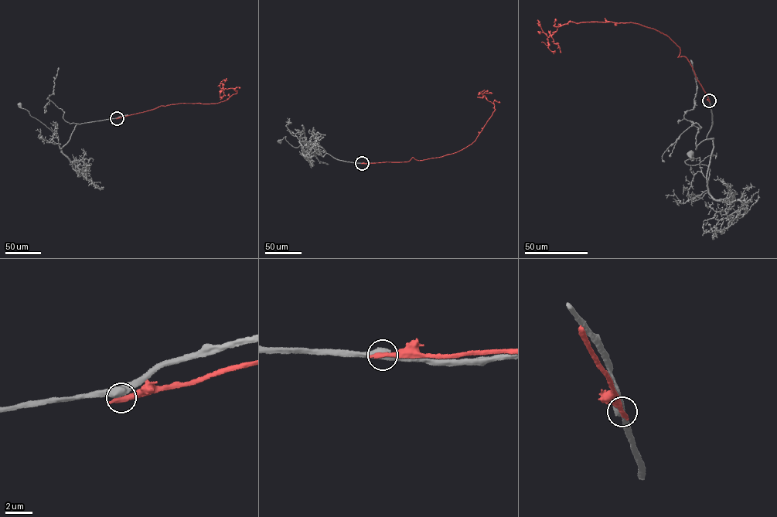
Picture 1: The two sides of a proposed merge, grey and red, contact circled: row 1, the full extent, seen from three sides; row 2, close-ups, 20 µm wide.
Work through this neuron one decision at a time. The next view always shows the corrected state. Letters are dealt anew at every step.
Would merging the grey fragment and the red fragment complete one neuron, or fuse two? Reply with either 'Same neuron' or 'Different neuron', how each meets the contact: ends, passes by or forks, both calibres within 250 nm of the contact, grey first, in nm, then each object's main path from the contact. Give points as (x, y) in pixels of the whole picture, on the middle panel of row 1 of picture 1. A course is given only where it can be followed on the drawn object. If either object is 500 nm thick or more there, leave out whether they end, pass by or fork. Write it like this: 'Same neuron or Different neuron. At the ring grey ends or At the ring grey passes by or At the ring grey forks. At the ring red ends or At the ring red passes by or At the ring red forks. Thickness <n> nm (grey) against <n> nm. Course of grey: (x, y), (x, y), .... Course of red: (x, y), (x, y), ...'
Different neuron. Thickness 550 nm (grey) against 400 nm. Course of grey: (362, 163), (339, 160), (327, 153), (323, 156), (305, 142), (299, 141), (295, 147), (286, 136), (280, 141). Course of red: (362, 163), (407, 161), (413, 157), (420, 160), (464, 148), (475, 141), (494, 110), (494, 104), (479, 93)

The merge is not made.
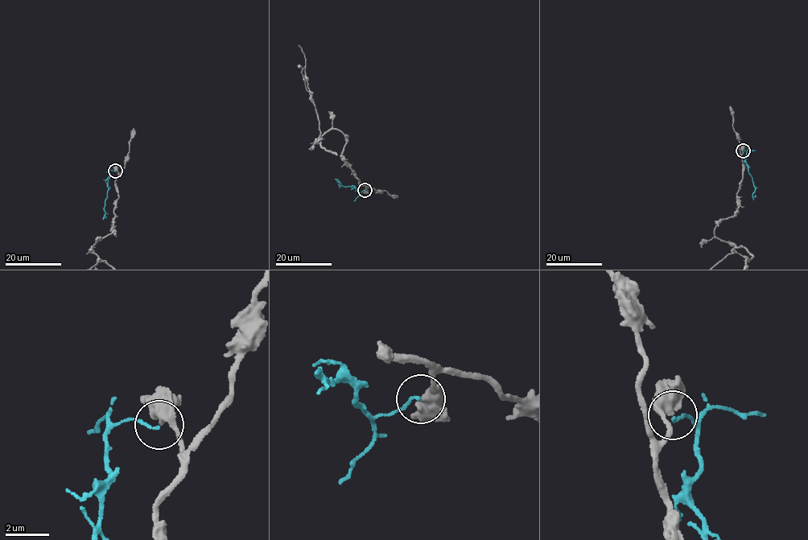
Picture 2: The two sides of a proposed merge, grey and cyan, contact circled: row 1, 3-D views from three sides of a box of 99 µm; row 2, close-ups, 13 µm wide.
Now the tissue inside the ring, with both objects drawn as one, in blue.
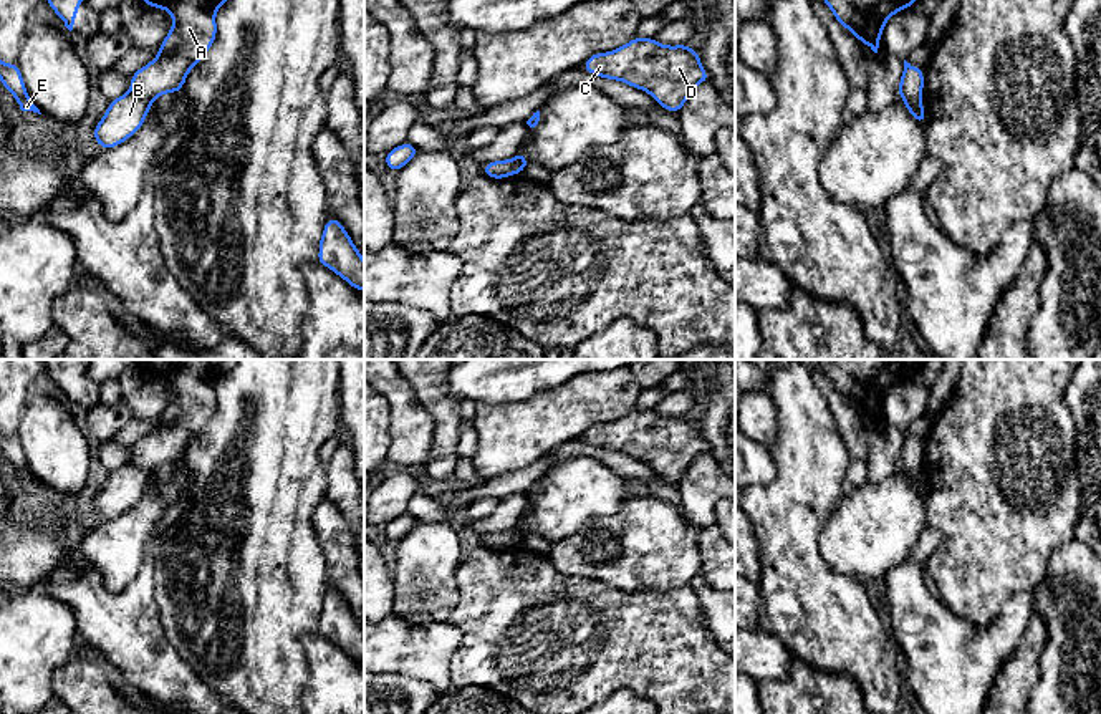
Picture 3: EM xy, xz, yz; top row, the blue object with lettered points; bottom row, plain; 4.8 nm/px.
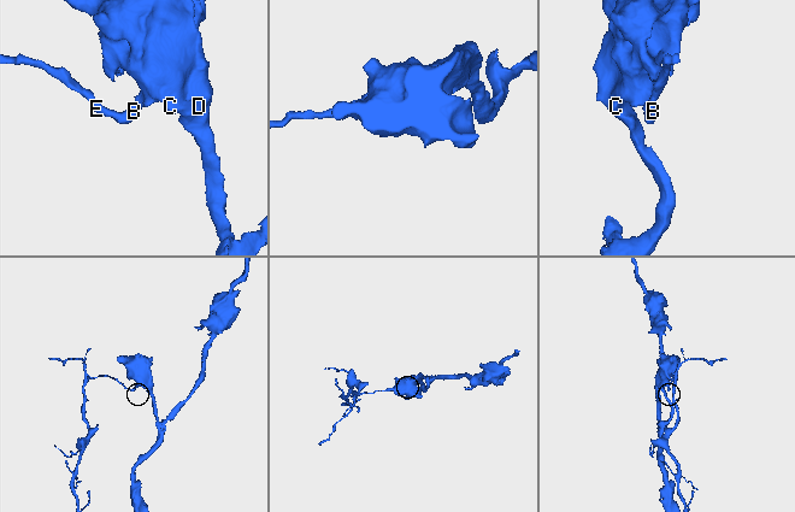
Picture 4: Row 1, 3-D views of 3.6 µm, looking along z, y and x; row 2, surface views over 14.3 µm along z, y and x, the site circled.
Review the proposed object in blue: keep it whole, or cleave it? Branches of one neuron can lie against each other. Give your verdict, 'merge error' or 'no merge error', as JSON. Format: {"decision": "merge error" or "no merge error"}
{"decision": "merge error"}

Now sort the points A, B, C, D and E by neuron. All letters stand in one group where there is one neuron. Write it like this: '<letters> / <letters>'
A C D / B E

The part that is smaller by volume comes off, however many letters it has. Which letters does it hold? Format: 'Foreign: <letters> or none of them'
Foreign: B, E

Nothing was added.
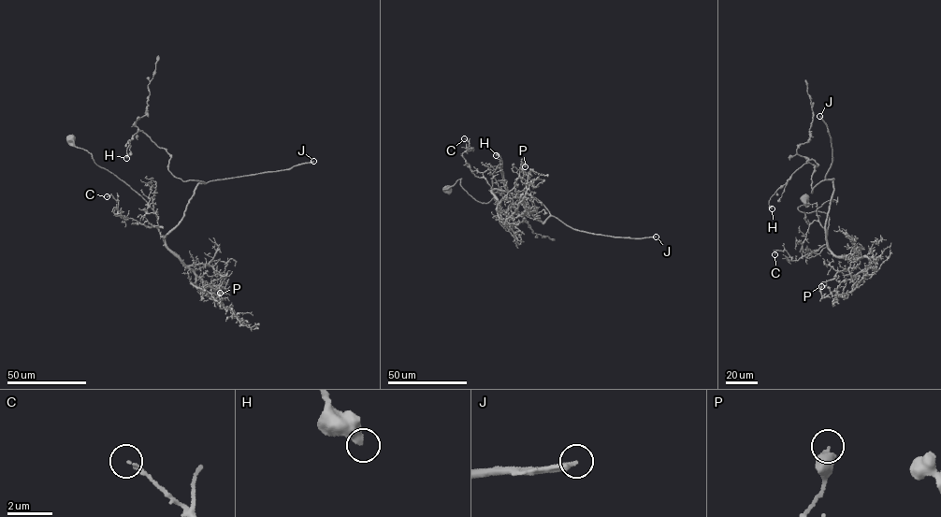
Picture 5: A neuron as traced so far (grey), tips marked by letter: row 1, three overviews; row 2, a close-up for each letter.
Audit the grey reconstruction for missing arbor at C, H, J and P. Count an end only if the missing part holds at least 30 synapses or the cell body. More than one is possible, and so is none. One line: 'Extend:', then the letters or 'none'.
Extend: J

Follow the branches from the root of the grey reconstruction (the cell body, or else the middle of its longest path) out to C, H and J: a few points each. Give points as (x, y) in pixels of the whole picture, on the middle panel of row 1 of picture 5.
C: (448, 189), (460, 179), (478, 201), (494, 197), (463, 157), (471, 150), (464, 138)
H: (448, 189), (460, 179), (483, 203), (510, 193), (544, 222), (534, 197), (511, 210), (496, 155)
J: (448, 189), (460, 179), (478, 201), (510, 193), (543, 222), (656, 236)

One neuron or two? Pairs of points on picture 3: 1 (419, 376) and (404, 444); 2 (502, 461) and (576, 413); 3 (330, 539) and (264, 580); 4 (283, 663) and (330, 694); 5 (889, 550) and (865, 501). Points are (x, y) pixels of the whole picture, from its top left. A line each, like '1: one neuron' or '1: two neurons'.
1: two neurons
2: one neuron
3: two neurons
4: two neurons
5: one neuron

